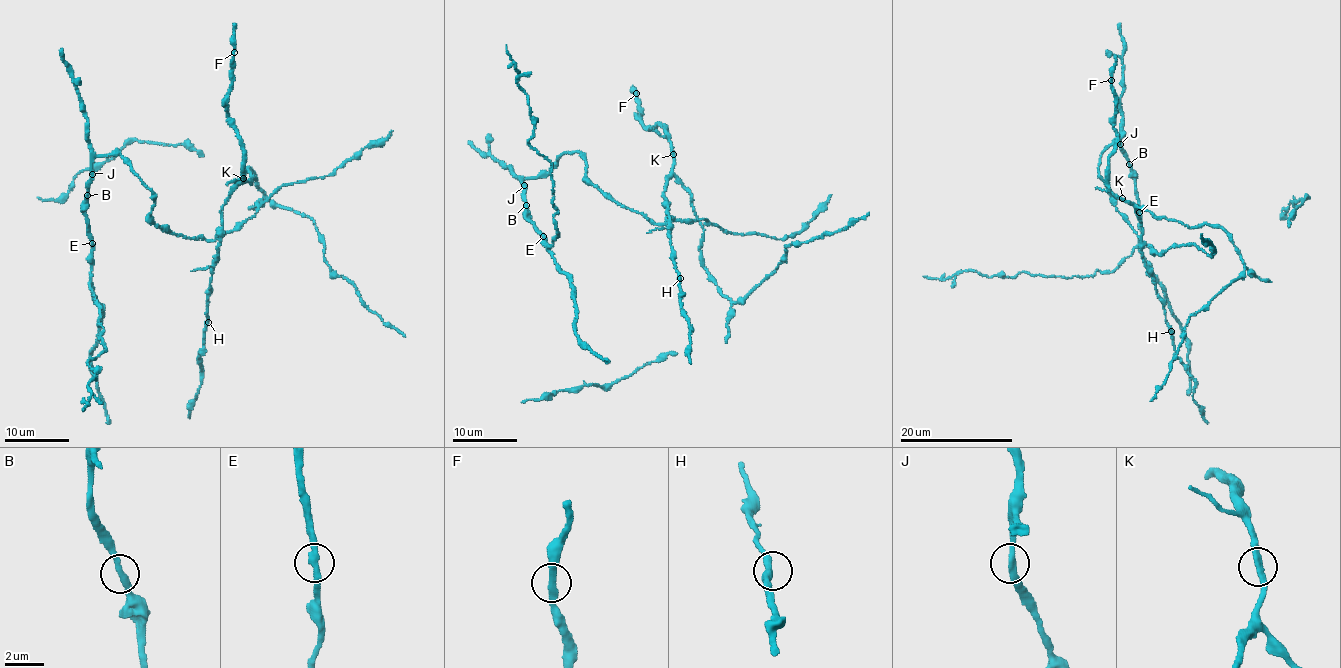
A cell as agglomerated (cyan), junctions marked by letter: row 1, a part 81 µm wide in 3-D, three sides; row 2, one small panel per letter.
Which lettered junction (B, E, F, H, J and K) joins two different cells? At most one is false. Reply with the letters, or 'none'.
none

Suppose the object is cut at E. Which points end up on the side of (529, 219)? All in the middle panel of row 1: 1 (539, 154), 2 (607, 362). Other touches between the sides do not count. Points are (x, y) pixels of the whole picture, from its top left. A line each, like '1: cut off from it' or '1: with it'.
1: cut off from it
2: cut off from it

